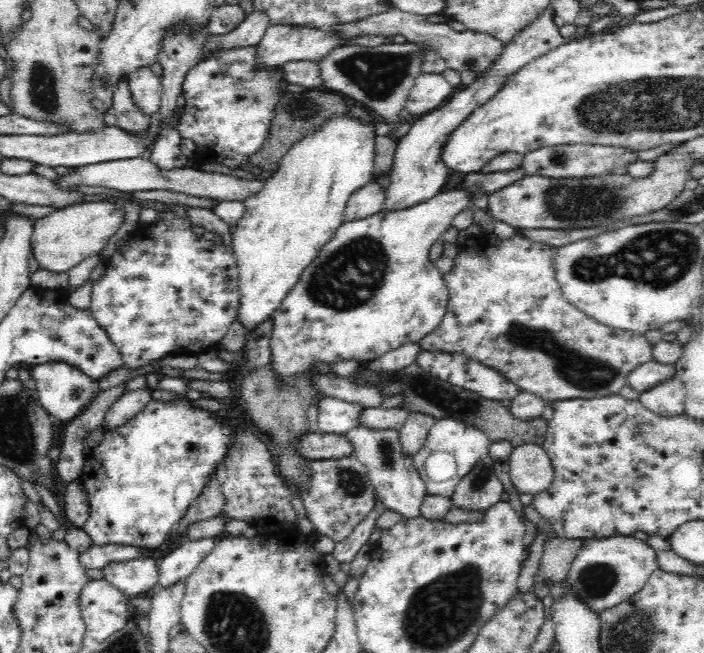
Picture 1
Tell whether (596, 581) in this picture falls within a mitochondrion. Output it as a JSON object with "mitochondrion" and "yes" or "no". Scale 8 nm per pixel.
{"mitochondrion":"yes"}

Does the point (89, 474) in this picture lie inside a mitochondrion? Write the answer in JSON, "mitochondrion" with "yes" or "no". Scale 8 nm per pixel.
{"mitochondrion":"no"}

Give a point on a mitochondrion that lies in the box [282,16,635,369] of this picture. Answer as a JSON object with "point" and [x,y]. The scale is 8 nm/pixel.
{"point":[349,277]}

